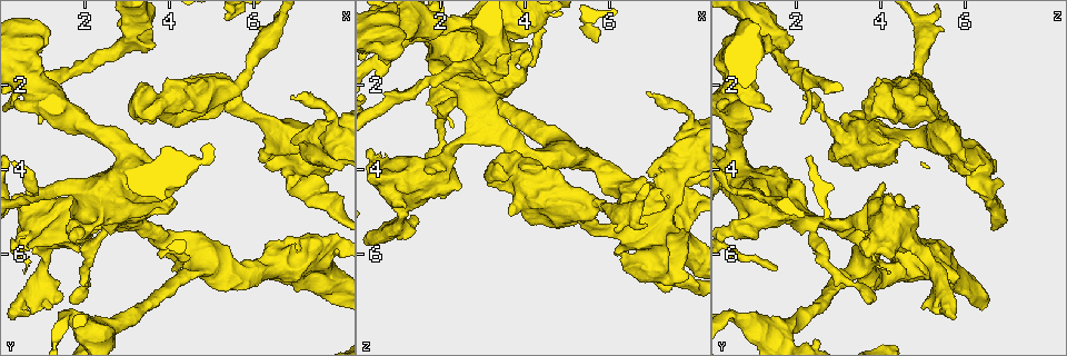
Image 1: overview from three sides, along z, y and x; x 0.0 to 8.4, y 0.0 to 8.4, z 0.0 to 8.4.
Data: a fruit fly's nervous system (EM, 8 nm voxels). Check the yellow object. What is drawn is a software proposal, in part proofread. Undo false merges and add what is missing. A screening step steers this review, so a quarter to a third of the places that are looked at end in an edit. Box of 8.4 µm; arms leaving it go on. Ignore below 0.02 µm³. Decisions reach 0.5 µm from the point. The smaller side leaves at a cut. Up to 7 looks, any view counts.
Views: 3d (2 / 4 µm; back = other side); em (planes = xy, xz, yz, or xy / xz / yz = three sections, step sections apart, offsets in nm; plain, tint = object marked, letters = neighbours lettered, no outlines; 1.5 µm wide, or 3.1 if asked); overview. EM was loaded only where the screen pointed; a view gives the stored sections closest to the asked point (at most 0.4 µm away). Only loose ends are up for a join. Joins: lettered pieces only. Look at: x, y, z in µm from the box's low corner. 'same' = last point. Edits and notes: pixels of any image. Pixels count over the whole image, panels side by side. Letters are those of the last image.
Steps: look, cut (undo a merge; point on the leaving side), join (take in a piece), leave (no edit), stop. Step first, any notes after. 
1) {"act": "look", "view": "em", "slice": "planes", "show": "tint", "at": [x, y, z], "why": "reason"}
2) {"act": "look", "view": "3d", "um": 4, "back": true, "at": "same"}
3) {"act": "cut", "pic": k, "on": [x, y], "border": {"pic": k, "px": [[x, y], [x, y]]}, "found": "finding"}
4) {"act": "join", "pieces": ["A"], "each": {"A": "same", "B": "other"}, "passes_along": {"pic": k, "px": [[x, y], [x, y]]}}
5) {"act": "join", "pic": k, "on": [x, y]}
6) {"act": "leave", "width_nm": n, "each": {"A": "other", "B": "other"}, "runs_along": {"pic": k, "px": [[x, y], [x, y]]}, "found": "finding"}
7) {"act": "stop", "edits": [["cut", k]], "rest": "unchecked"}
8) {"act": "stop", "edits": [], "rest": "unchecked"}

{"act": "look", "view": "em", "slice": "xz", "step": 8, "show": "tint", "at": [7.95, 2.80, 2.60], "why": "thin neck"}

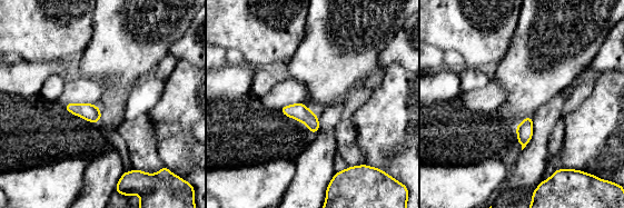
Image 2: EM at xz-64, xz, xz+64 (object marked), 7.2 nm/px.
{"act": "look", "view": "em", "slice": "planes", "show": "tint", "at": "same", "why": "another direction"}

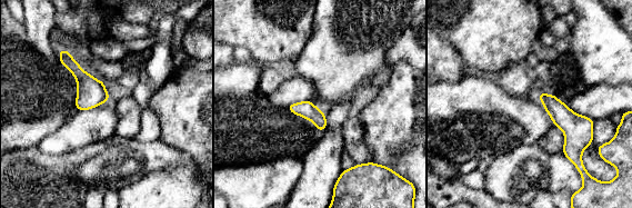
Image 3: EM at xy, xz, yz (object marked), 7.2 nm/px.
{"act": "look", "view": "em", "slice": "planes", "show": "letters", "at": "same"}

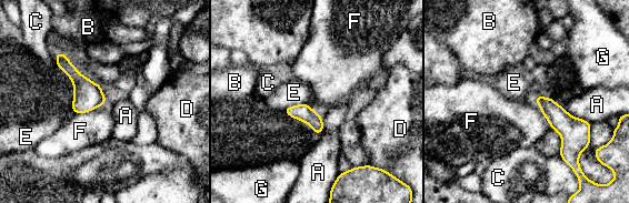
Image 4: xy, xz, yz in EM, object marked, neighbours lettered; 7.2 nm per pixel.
{"act": "leave", "longest_contact_nm": ["A", 260], "each": {"A": "other", "B": "other", "C": "other", "D": "other", "E": "other", "F": "other", "G": "other"}, "border": {"pic": 4, "px": [[106, 103], [85, 112], [73, 113]]}, "found": "continuous, no second cell"}

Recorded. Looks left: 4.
{"act": "look", "view": "3d", "um": 4, "at": [7.90, 5.70, 4.65], "why": "sudden change in width"}

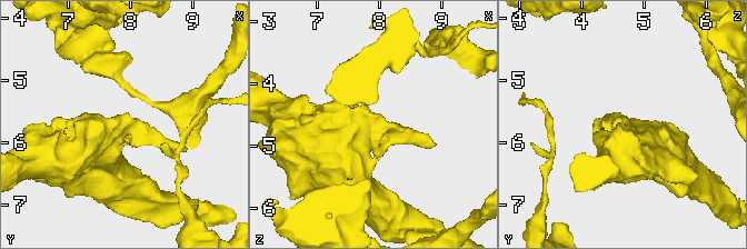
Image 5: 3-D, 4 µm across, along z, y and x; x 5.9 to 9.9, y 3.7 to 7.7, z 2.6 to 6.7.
{"act": "look", "view": "em", "slice": "xz", "step": 4, "show": "tint", "at": [7.90, 5.75, 4.65]}

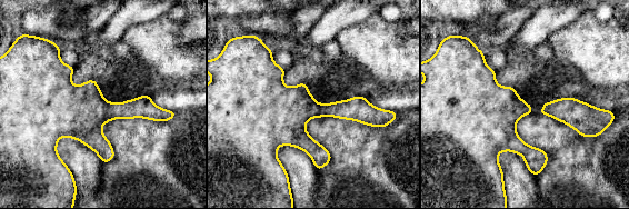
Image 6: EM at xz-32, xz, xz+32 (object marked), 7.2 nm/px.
{"act": "look", "view": "em", "slice": "yz", "step": 4, "show": "letters", "at": "same", "why": "another direction"}

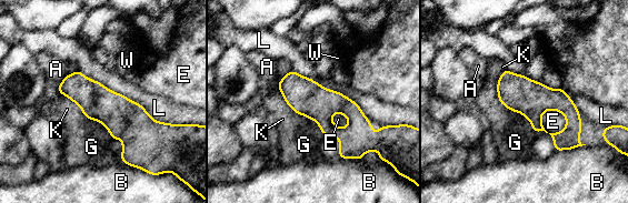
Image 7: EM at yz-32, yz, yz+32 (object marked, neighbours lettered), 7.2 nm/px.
{"act": "leave", "width_nm": 260, "each": {"A": "other", "B": "other", "E": "other", "G": "other", "K": "other", "L": "other", "W": "other"}, "runs_along": {"pic": 7, "px": [[61, 87], [156, 132]]}, "found": "one cell here"}

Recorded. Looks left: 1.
{"act": "stop", "edits": [], "rest": "unchecked"}

